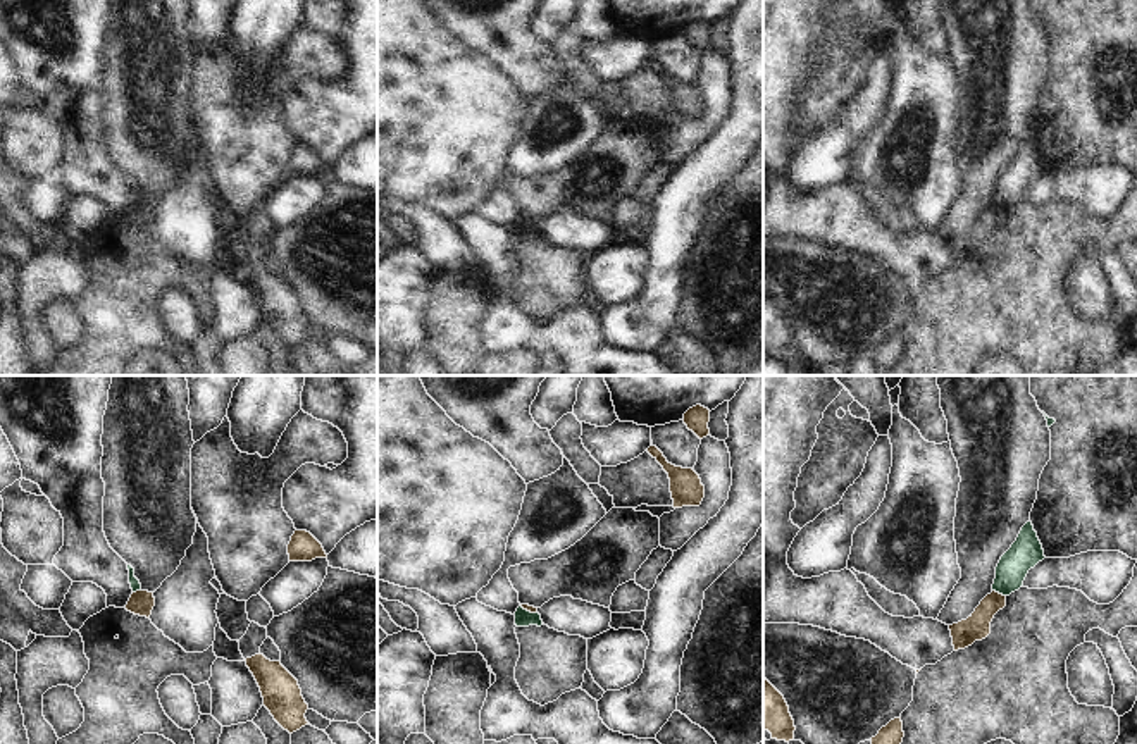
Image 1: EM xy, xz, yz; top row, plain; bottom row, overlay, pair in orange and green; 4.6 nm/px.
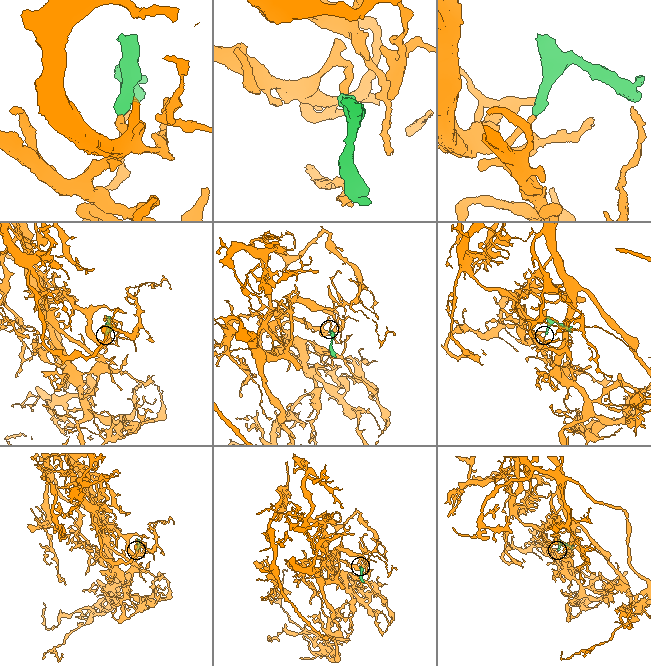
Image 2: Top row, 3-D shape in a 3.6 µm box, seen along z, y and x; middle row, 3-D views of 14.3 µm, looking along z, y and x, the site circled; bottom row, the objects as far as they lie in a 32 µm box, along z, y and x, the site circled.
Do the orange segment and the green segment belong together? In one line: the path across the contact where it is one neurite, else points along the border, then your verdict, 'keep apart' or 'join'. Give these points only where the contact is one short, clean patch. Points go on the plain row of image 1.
border yz (993, 204), (1005, 210); keep apart

